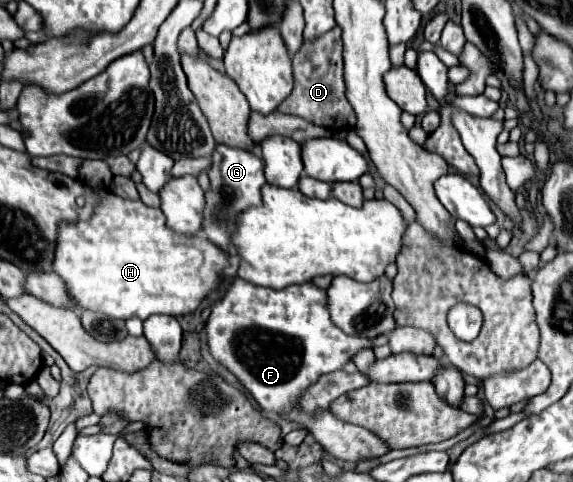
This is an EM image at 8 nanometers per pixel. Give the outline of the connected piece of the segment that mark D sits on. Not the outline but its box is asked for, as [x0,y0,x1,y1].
[279,28,355,130]

